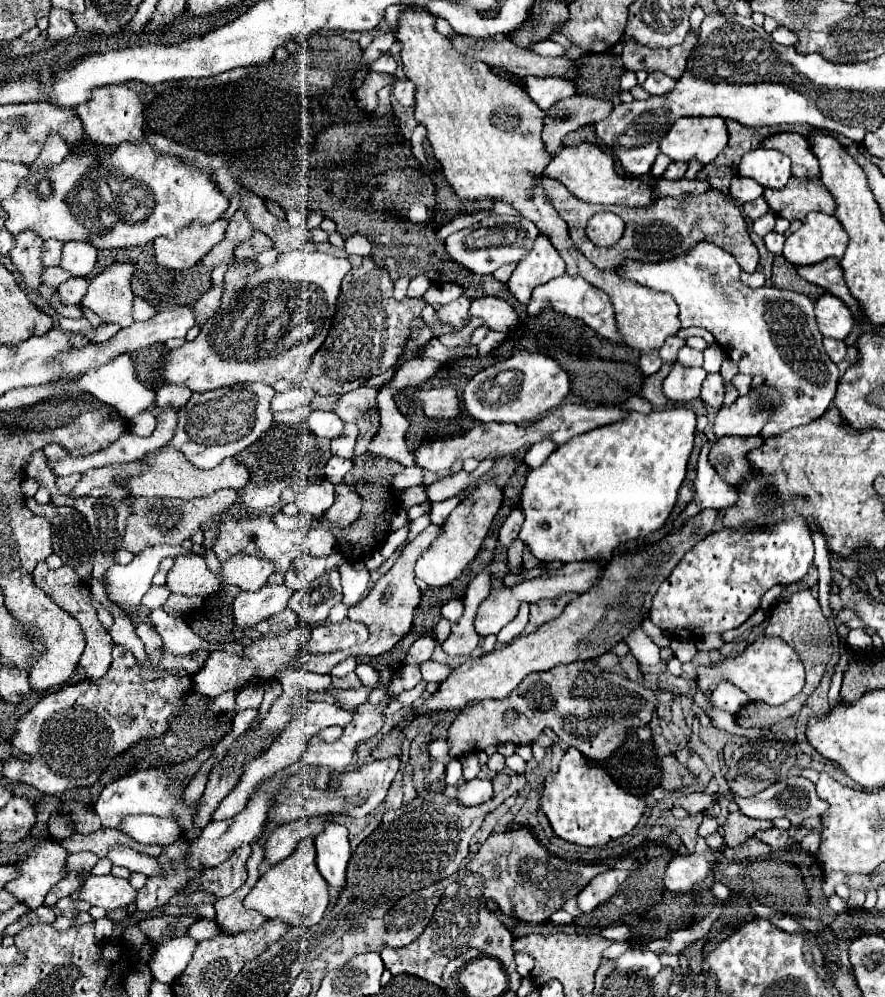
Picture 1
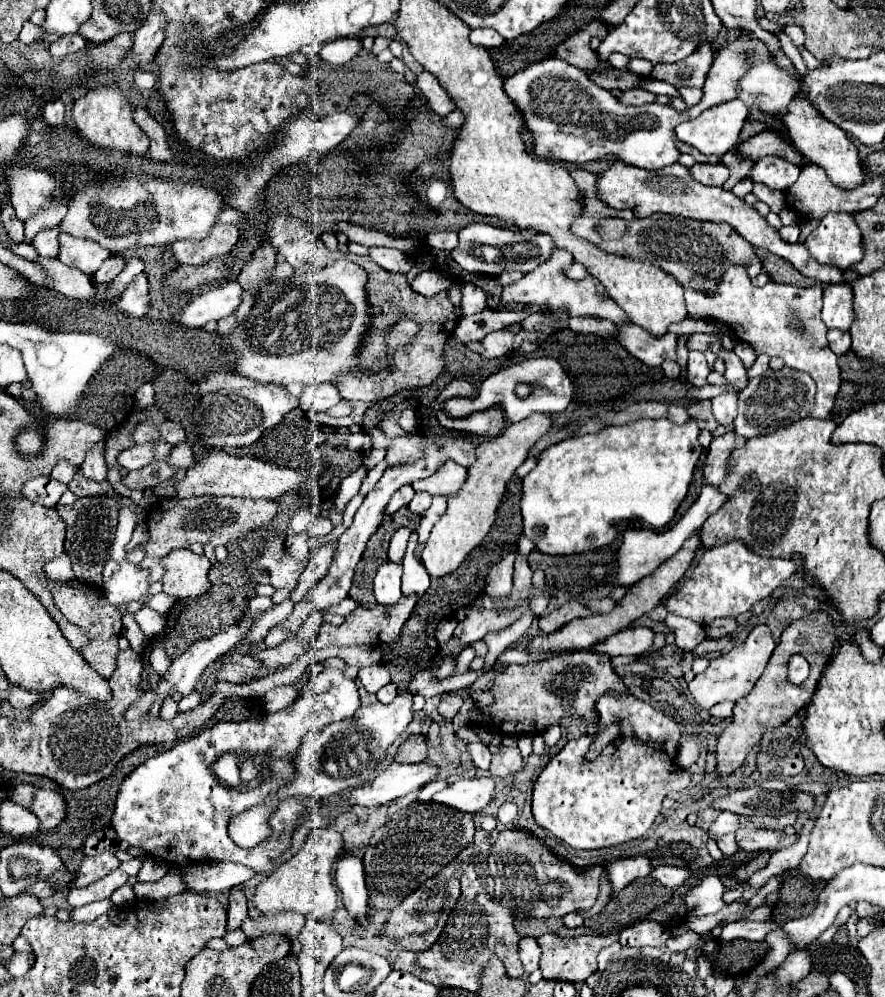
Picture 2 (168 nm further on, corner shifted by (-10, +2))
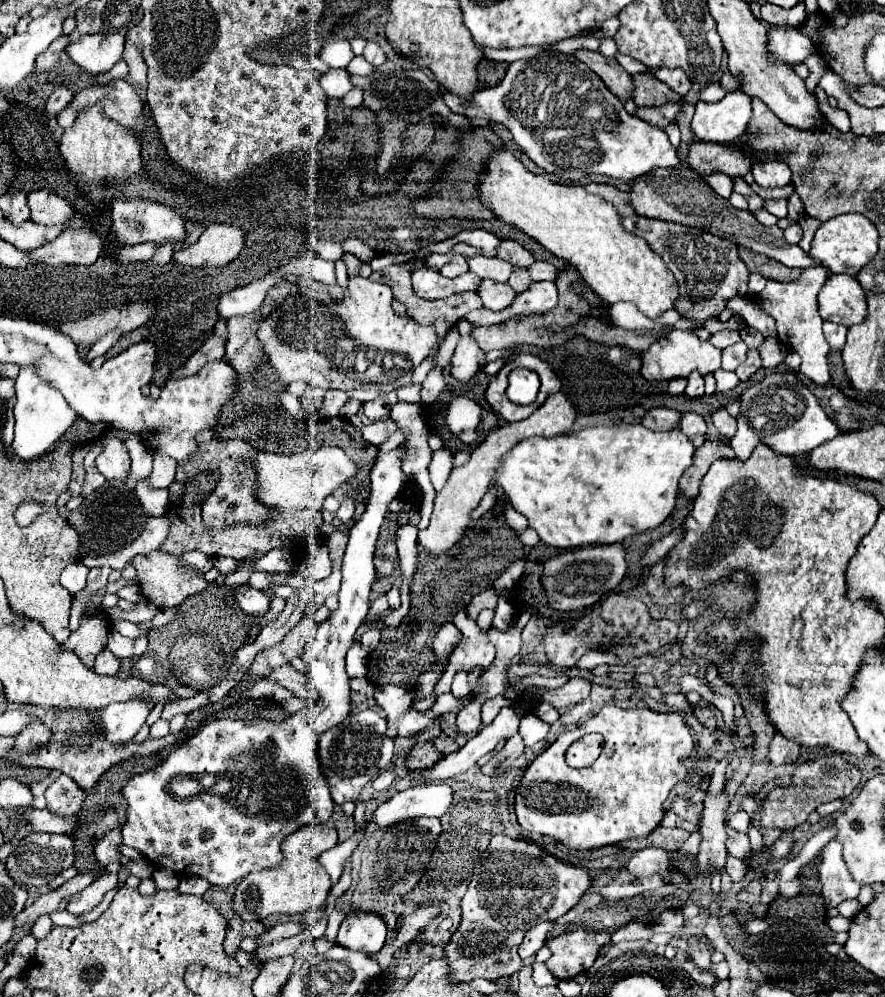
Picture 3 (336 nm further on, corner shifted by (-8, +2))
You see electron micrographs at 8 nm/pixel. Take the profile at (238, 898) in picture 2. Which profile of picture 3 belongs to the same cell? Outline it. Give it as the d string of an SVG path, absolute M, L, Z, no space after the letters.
M233 913L233 917L227 923L227 935L225 935L225 951L227 955L235 955L235 951L239 949L239 943L245 935L253 935L259 937L265 931L265 927L259 921L241 921L241 917L237 917L237 913Z

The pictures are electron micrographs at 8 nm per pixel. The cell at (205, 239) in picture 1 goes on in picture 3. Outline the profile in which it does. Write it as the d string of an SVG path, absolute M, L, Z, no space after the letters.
M207 225L203 235L199 237L197 243L191 247L179 249L173 253L173 261L179 265L189 265L189 267L215 267L215 265L227 265L231 263L243 249L243 237L245 231L235 227L235 225Z

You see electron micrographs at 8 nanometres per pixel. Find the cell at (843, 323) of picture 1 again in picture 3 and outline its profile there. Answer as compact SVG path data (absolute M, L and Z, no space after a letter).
M831 275L819 293L819 315L823 321L845 327L865 319L867 303L859 281L849 275Z

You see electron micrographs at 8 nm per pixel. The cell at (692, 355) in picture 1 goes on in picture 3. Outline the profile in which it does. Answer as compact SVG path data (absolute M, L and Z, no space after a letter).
M693 371L687 379L689 379L689 385L687 385L685 393L687 393L689 397L701 397L701 395L703 395L703 389L705 389L705 385L703 385L703 375L697 373L697 371Z

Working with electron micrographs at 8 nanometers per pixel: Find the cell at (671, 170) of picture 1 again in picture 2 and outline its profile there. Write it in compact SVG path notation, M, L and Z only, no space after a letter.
M717 161L717 163L697 163L691 167L691 173L695 181L711 185L711 187L721 187L729 179L729 169Z

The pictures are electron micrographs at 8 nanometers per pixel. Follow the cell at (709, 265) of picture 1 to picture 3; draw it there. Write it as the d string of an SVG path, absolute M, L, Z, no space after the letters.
M811 267L801 273L801 277L793 283L779 283L779 281L767 281L765 289L759 293L759 299L753 301L763 313L769 313L769 317L775 319L777 323L777 337L783 345L793 347L799 357L801 357L801 367L799 371L809 377L817 385L827 385L831 375L829 375L829 363L827 363L827 353L829 353L829 343L823 337L821 325L823 319L817 311L817 295L821 287L825 285L829 273L827 269L821 267Z

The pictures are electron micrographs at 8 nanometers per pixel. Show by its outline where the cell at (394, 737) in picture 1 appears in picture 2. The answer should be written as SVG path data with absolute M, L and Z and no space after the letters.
M411 735L405 739L405 743L401 743L395 761L397 763L421 763L425 761L429 755L429 747L427 747L427 739L423 735Z

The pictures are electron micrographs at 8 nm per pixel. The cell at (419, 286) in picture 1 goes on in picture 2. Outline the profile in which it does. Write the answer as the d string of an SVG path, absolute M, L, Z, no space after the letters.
M421 271L411 281L411 287L425 297L433 297L441 291L447 291L451 285L453 283L445 275L441 275L439 271Z

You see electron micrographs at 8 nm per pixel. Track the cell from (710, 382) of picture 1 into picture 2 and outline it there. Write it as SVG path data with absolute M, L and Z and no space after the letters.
M721 393L715 399L711 399L713 403L713 417L719 425L729 427L733 423L733 419L737 417L737 395L735 393Z

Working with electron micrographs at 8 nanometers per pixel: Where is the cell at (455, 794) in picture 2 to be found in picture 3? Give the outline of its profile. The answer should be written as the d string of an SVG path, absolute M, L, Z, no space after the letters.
M417 785L393 795L387 803L375 809L371 821L379 827L389 827L415 817L443 817L453 805L453 789L441 785Z

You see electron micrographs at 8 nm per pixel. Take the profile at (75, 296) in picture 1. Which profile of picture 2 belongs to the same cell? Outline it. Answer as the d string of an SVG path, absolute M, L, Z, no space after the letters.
M113 255L113 257L109 257L107 261L103 261L103 265L99 267L99 271L95 271L95 273L91 275L91 279L93 279L95 283L111 283L111 281L123 271L125 265L127 265L127 259L125 259L125 257Z

